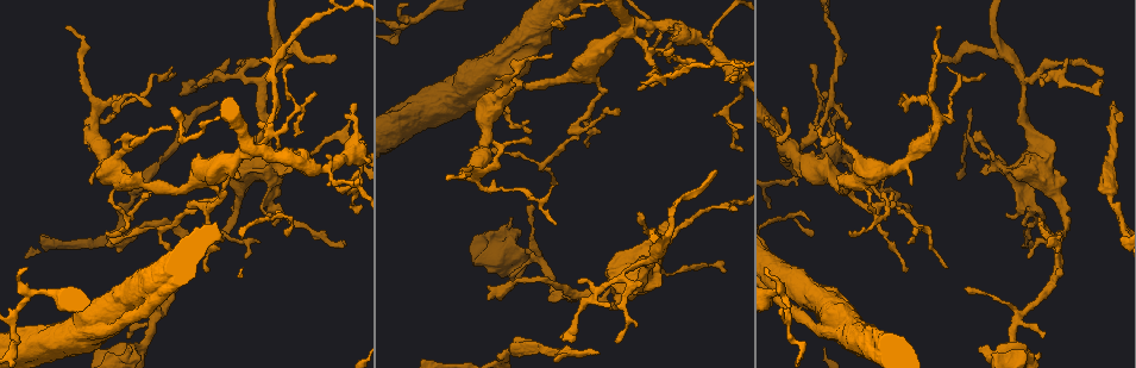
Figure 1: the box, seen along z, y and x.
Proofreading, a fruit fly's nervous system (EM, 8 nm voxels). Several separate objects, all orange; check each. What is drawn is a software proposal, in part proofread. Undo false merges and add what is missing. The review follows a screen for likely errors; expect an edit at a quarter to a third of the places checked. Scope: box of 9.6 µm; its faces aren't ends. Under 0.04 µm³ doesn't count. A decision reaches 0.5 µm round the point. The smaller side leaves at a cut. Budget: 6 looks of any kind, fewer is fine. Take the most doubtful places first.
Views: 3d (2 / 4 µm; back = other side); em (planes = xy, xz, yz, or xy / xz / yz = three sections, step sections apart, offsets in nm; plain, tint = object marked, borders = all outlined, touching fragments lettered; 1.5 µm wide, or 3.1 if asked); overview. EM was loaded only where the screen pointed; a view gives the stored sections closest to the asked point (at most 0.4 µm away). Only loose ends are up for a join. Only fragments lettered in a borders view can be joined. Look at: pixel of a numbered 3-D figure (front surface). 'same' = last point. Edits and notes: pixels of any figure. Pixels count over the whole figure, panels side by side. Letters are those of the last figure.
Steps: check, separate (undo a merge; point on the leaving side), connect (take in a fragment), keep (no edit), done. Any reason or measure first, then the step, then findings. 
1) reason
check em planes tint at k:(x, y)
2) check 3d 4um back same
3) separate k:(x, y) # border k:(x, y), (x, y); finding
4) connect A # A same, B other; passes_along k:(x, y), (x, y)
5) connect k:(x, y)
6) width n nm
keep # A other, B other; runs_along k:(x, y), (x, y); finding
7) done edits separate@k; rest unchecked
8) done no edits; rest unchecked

tapers out
check em planes plain at 1:(1112, 103)

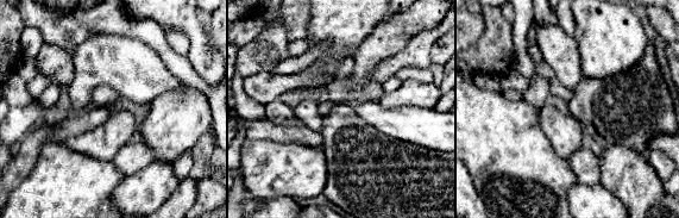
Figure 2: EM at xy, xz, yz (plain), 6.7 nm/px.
check em planes borders same

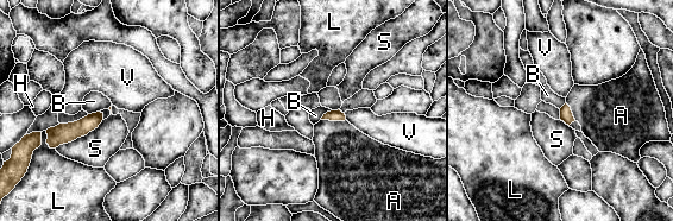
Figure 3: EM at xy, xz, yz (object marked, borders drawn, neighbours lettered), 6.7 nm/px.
connect A # A same, B other, H other, L other, S other, V other; passes_along 3:(333, 115), (333, 120), (345, 155); the neuron continues

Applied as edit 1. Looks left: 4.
branch stops here
check em planes borders at 1:(982, 173)

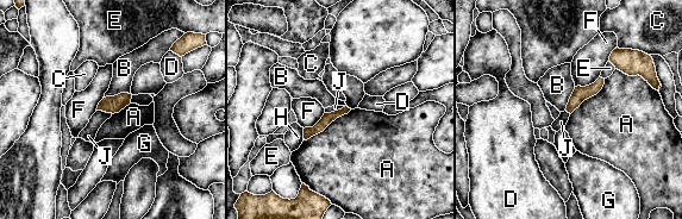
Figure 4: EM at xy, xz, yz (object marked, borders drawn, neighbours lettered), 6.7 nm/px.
keep # A other, B other, C other, D other, E other, F other, G other, H other, J other; runs_along 4:(345, 110), (329, 117), (306, 136); no lettered fragment goes on from it

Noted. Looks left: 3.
thin end
check em planes borders at 1:(933, 57)

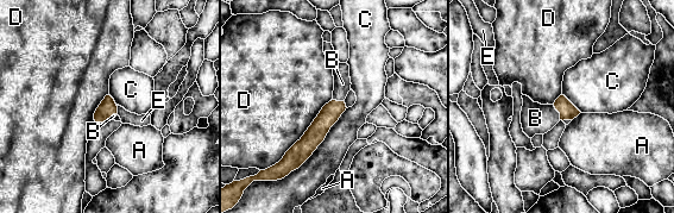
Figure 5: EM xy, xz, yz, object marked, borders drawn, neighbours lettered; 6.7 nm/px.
width 120 nm
connect B # A other, B same, C other, D other, E other; passes_along 5:(567, 111), (558, 111), (535, 118); it goes on there

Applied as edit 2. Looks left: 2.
done edits connect@3, connect@5; rest unchecked

